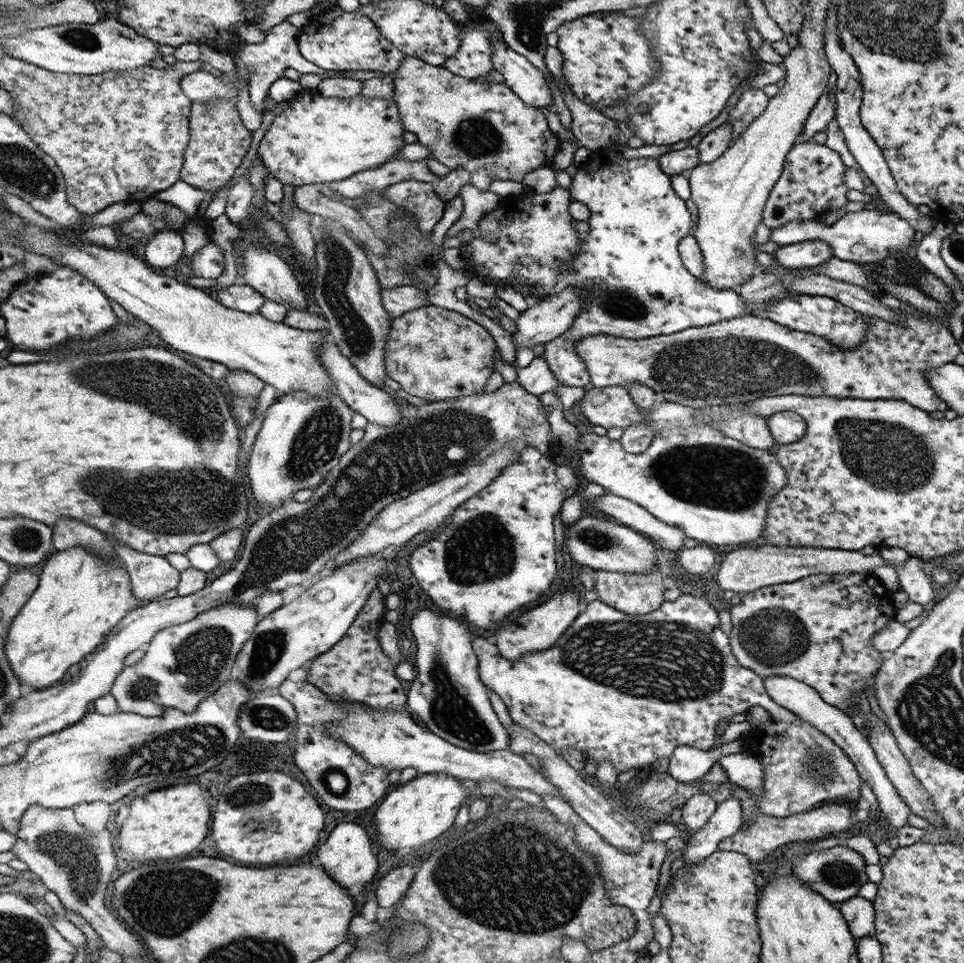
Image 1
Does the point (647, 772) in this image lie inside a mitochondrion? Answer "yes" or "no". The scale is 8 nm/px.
no

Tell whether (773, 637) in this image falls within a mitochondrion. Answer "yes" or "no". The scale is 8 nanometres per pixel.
yes

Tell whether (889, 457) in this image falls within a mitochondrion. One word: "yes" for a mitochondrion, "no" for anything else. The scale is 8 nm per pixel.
yes

